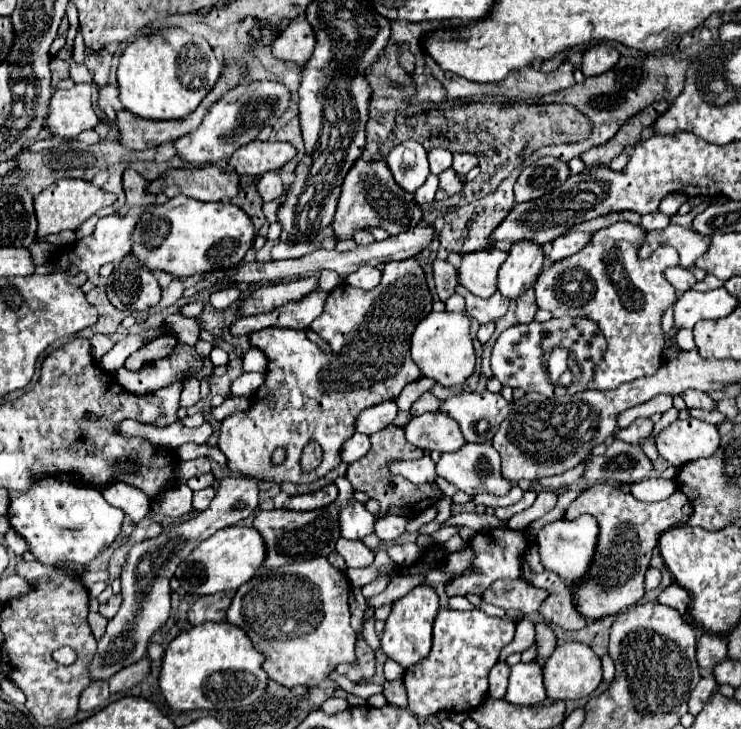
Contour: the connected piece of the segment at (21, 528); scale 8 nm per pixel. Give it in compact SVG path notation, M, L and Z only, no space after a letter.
M46 477L36 481L26 493L10 491L8 521L10 527L26 539L28 551L40 563L56 565L62 561L72 561L86 567L102 551L112 547L120 533L124 511L112 507L96 489Z

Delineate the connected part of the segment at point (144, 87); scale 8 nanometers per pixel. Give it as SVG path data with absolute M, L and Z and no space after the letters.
M168 27L160 33L134 39L118 63L118 87L122 105L144 119L180 119L190 115L220 77L224 63L212 53L210 43L184 31Z

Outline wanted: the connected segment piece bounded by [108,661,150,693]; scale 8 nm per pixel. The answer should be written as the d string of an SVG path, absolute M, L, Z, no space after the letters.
M138 661L132 663L128 667L124 667L122 671L118 671L114 677L110 677L110 693L118 693L118 691L126 691L132 685L140 683L150 671L150 663L148 661Z

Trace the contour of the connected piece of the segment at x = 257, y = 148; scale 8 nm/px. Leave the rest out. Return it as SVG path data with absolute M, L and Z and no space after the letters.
M256 139L256 141L240 147L240 151L236 151L236 155L232 155L232 159L228 159L228 165L238 175L260 177L266 171L276 171L276 169L284 167L294 155L296 155L296 149L290 143Z

